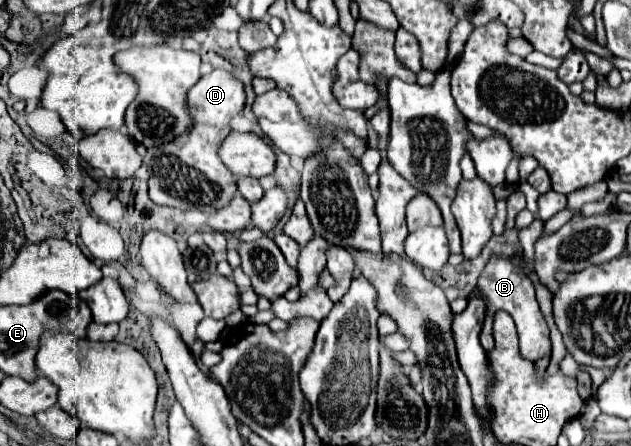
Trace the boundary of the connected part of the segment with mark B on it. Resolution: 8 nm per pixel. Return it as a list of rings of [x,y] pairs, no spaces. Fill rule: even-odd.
[[[492,255],[484,267],[484,271],[478,277],[478,287],[484,293],[486,305],[488,305],[488,313],[486,313],[486,321],[480,332],[480,343],[486,351],[494,348],[495,341],[492,337],[492,321],[494,321],[494,313],[496,311],[506,311],[512,315],[516,329],[518,329],[518,337],[520,337],[520,353],[524,359],[528,361],[538,361],[542,357],[550,355],[550,329],[546,319],[542,317],[542,311],[538,307],[536,295],[534,295],[534,287],[532,281],[518,271],[518,267],[510,261],[510,257],[504,255]]]

